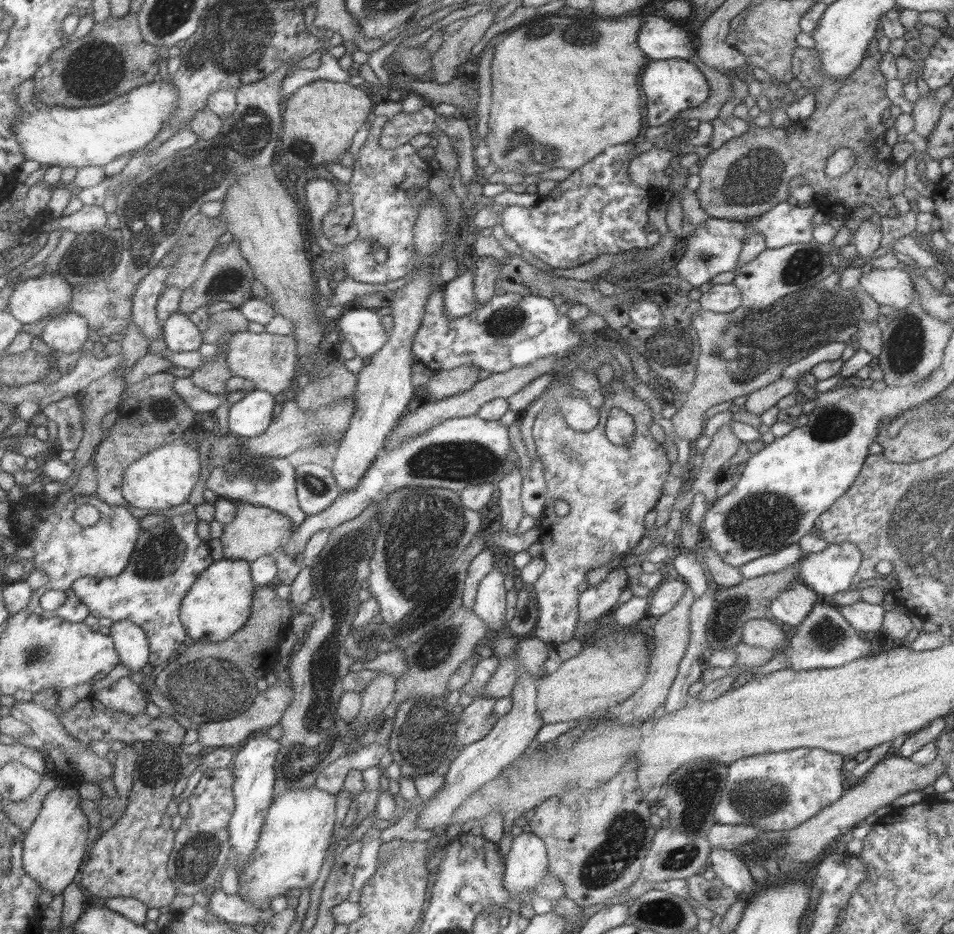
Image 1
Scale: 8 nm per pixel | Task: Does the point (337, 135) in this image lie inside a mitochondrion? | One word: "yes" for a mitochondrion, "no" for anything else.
no

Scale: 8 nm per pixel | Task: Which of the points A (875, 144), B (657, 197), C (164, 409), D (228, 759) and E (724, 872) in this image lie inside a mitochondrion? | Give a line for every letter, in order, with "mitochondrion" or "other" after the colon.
A: other
B: other
C: mitochondrion
D: other
E: other

